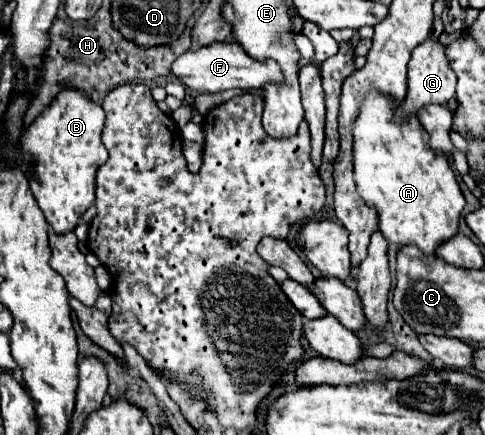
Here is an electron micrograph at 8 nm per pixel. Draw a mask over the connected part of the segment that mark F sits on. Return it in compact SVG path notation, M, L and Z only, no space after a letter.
M214 42L210 46L188 50L172 64L172 74L182 80L184 86L202 94L214 94L228 88L260 90L264 88L264 84L284 84L284 74L276 60L254 60L238 42Z

